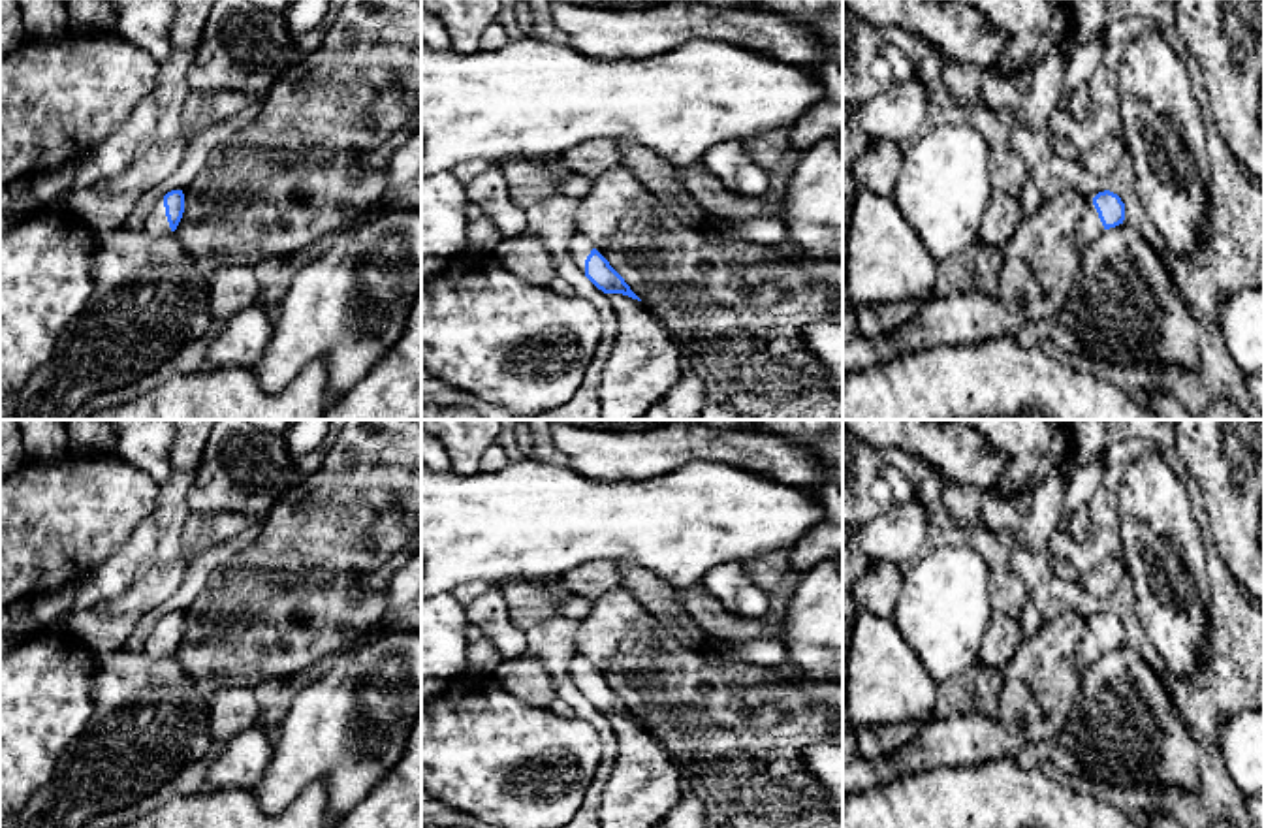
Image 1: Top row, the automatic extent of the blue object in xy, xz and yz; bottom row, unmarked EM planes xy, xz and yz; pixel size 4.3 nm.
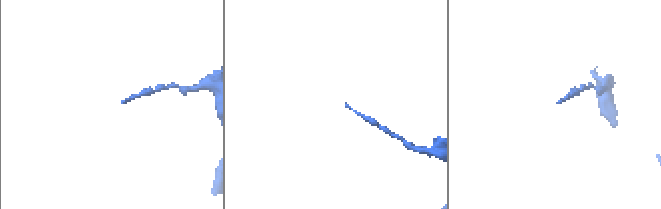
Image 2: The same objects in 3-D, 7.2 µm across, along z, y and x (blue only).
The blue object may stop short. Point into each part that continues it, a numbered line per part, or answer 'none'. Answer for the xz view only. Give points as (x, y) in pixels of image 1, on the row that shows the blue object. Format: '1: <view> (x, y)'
1: xz (580, 247)

